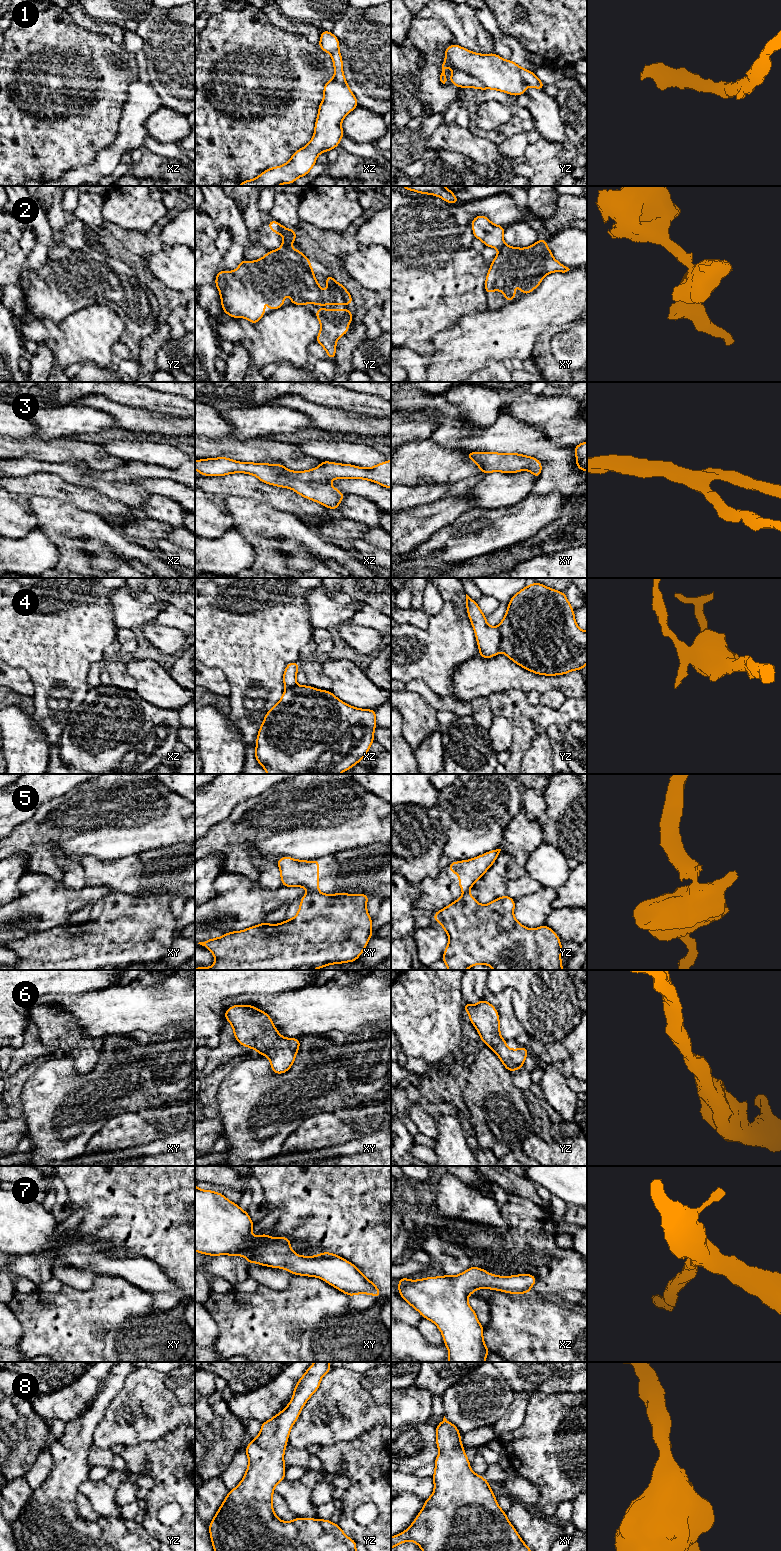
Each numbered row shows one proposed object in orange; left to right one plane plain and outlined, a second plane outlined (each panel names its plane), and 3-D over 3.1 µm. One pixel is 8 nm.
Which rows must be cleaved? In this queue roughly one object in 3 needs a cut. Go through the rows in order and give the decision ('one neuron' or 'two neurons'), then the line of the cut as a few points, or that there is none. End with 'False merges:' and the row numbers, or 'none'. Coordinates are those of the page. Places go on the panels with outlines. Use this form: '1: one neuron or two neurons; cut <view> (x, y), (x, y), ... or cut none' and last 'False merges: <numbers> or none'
1: two neurons; cut yz (454, 69), (474, 76), (486, 88)
2: two neurons; cut yz (282, 245), (289, 247)
3: one neuron; cut none
4: two neurons; cut yz (498, 626), (500, 650)
5: two neurons; cut xy (310, 891), (318, 893)
6: one neuron; cut none
7: one neuron; cut none
8: one neuron; cut none
False merges: 1, 2, 4, 5

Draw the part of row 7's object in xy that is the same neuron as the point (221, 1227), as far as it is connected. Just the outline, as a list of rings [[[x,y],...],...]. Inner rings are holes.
[[[195,1185],[195,1251],[211,1256],[240,1255],[248,1260],[249,1266],[254,1262],[262,1266],[287,1270],[292,1275],[318,1277],[350,1297],[357,1294],[369,1294],[381,1298],[378,1287],[367,1279],[354,1264],[344,1258],[330,1252],[323,1252],[316,1256],[295,1254],[290,1246],[290,1239],[288,1237],[272,1238],[270,1235],[260,1234],[255,1238],[252,1235],[253,1225],[254,1223],[247,1211],[242,1210],[238,1204],[231,1202],[219,1192],[201,1190]]]

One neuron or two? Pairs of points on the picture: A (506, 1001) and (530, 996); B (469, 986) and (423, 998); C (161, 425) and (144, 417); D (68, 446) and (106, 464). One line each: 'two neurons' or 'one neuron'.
A: two neurons
B: two neurons
C: one neuron
D: one neuron

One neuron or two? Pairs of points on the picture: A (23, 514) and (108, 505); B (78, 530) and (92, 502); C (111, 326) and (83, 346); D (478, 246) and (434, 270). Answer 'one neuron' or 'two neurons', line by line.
A: two neurons
B: two neurons
C: one neuron
D: two neurons

